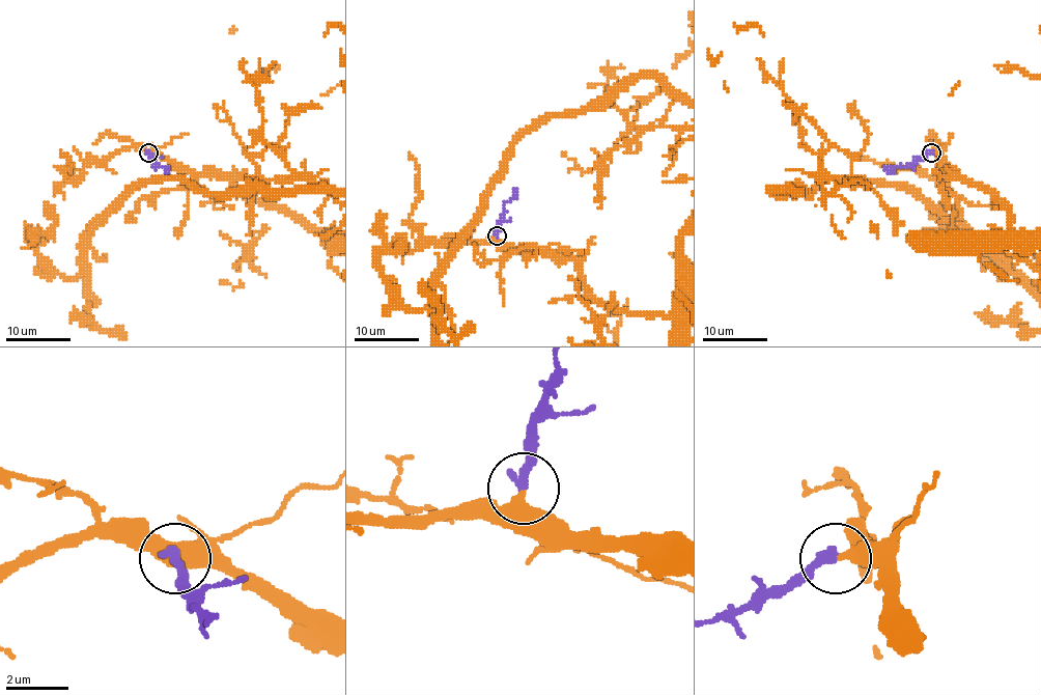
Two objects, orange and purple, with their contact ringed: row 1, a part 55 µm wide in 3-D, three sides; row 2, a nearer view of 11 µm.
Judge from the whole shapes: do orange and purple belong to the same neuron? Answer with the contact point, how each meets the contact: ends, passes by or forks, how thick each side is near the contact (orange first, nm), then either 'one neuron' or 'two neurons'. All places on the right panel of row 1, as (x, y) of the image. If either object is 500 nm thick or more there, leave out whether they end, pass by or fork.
(931, 153) | orange ends | purple ends | 420/340 nm | one neuron

